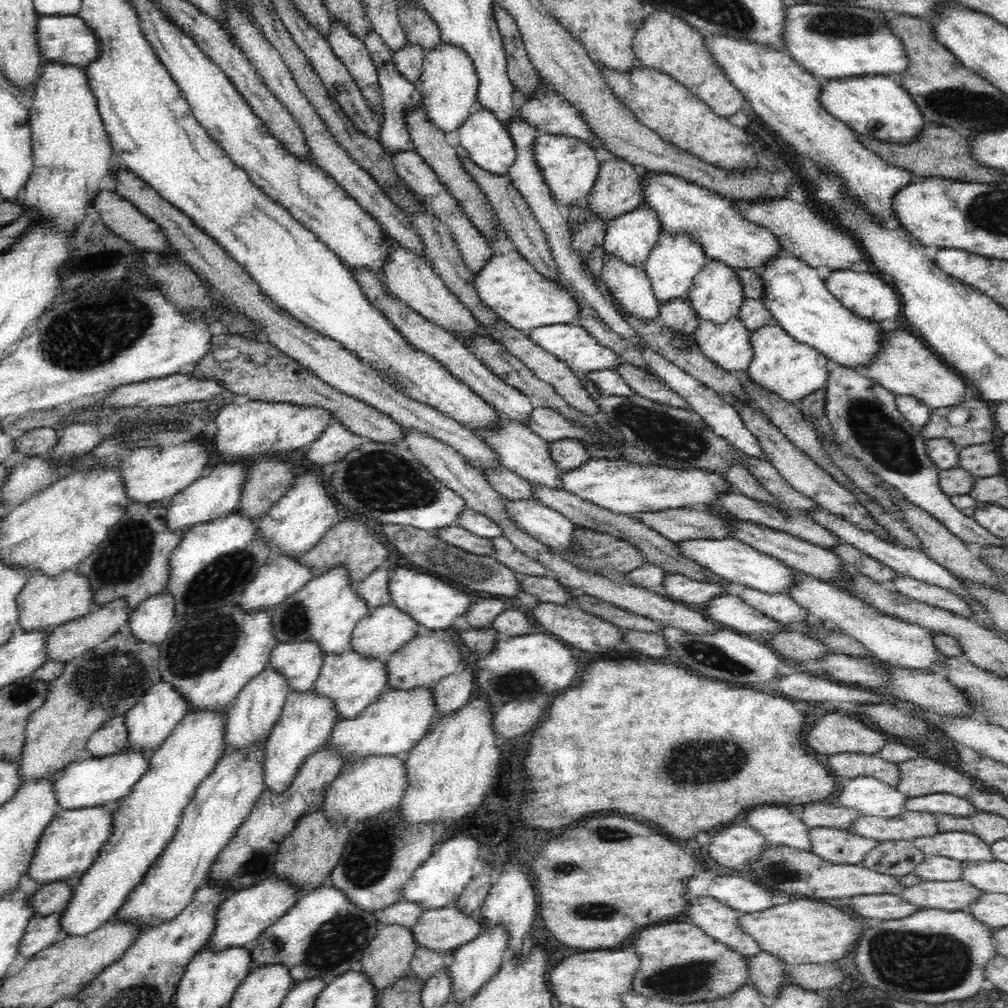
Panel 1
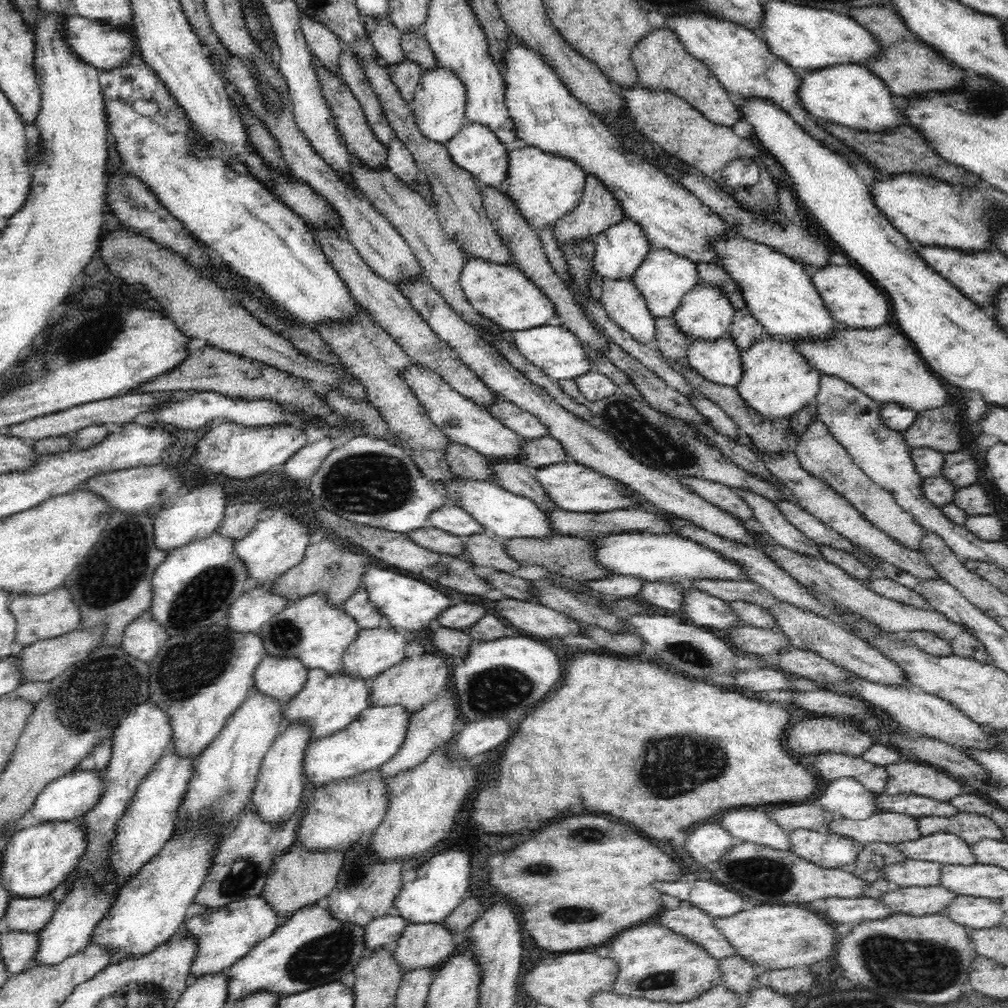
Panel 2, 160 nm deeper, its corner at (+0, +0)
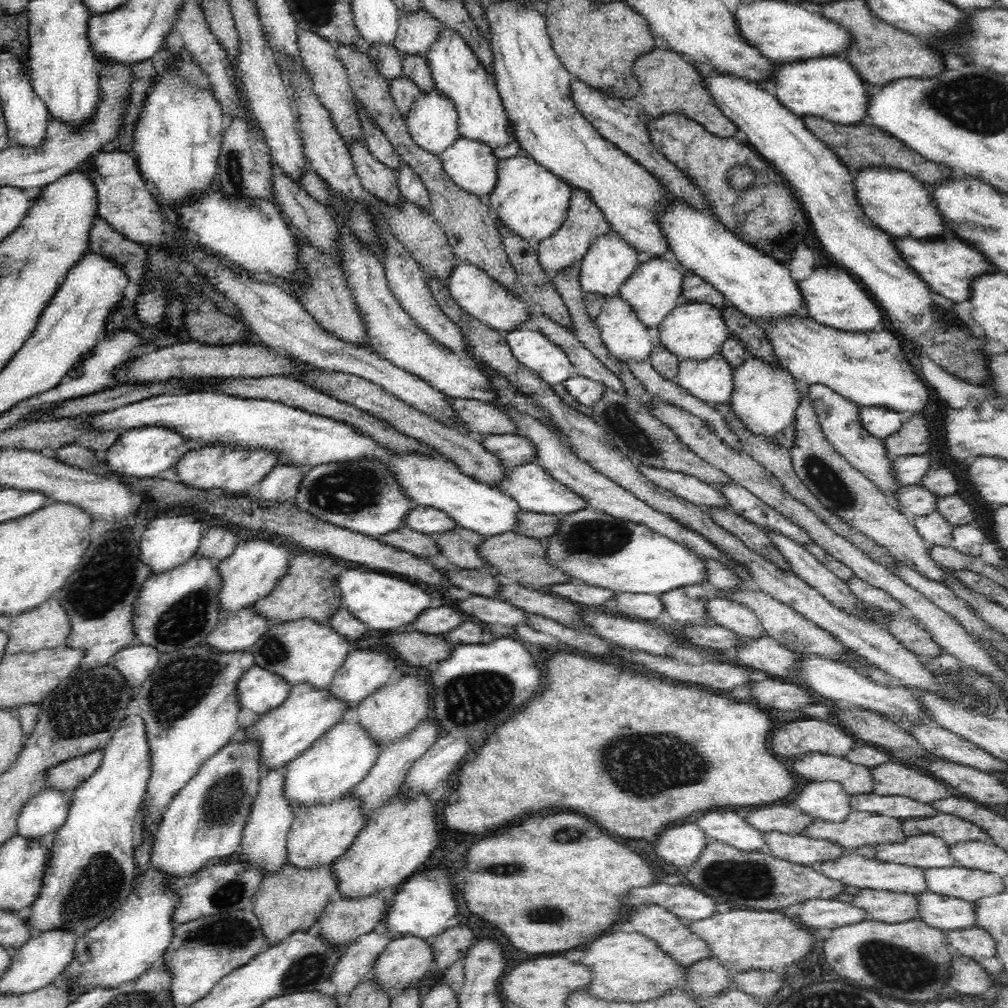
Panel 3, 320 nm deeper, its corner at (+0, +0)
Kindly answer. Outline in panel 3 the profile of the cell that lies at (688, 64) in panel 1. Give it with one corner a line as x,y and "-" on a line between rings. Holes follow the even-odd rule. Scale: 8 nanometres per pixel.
654,49
644,52
634,60
633,73
637,76
639,90
634,97
637,100
640,112
647,116
662,116
663,113
680,112
690,120
698,121
708,132
714,136
736,136
738,128
732,120
726,118
713,96
705,86
706,78
696,71
694,64
682,59
680,53
669,49

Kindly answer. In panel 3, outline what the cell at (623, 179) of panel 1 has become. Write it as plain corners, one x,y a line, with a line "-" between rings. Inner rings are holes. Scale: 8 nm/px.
574,189
564,224
553,236
542,240
538,246
538,261
542,271
546,274
550,272
558,273
563,269
572,267
576,262
583,259
588,247
594,243
594,240
597,240
600,236
605,236
608,232
611,232
610,224
606,221
606,217
602,215
602,210
598,209
594,198
581,189

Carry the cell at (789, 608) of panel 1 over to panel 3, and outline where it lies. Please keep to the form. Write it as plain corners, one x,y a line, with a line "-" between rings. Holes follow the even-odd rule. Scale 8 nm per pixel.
712,594
707,602
707,615
710,624
727,628
738,636
751,639
766,636
756,614
738,601

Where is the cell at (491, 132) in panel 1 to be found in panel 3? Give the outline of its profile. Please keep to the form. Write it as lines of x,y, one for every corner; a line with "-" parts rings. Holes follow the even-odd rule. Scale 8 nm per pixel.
462,136
439,157
444,172
462,191
481,197
496,187
498,158
488,144

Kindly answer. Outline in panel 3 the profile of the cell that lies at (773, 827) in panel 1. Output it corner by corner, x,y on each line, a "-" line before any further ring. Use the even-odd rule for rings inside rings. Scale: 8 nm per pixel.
706,812
695,824
712,840
729,844
734,848
757,851
766,846
764,832
750,826
749,821
736,812

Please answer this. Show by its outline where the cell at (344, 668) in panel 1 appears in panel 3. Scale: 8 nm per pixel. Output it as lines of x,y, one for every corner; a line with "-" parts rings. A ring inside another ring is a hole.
298,684
292,687
290,696
283,704
260,715
256,723
246,726
244,734
246,738
256,738
261,742
263,770
280,768
310,749
316,740
330,731
330,727
344,722
349,710
350,706
346,705
342,698
334,697
329,689
314,689
310,684

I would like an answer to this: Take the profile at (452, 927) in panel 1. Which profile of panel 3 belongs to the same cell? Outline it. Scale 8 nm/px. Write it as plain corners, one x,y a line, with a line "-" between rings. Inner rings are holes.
406,934
406,936
401,935
400,937
391,940
386,945
386,950
376,958
376,962
373,962
374,966
371,976
377,981
377,984
381,985
381,988
385,988
385,990
394,988
396,992
399,992
402,989
416,986
418,982
426,976
426,972
433,969
433,960
434,950
432,944
429,944
428,939
420,936
410,936
409,934

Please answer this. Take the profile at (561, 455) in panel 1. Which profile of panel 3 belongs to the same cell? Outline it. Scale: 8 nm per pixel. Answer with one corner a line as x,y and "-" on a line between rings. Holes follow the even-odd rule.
493,434
484,435
478,440
484,448
495,454
505,467
515,467
537,460
537,448
523,436

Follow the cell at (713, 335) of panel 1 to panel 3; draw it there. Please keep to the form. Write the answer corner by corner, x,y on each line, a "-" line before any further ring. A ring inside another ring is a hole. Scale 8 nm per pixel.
714,352
706,360
680,361
675,380
686,392
713,407
729,402
734,390
733,370
721,352

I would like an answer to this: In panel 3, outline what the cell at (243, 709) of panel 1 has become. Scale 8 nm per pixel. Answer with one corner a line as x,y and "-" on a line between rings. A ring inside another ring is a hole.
244,730
210,756
172,797
154,833
150,864
177,881
206,868
210,860
222,860
237,852
259,791
263,773
261,756
261,742
246,738

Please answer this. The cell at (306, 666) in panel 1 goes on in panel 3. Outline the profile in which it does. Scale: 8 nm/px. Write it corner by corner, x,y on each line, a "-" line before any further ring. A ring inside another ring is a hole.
254,665
238,680
238,701
241,709
247,708
260,716
283,704
290,690
292,687
278,674

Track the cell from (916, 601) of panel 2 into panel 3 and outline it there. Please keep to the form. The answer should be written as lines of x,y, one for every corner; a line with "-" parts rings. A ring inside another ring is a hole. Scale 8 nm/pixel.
855,576
847,580
849,589
852,594
867,606
873,606
878,610
885,610
885,612
902,613
903,606
900,600
896,600
890,596
888,592
884,592
880,588
874,588
867,582

